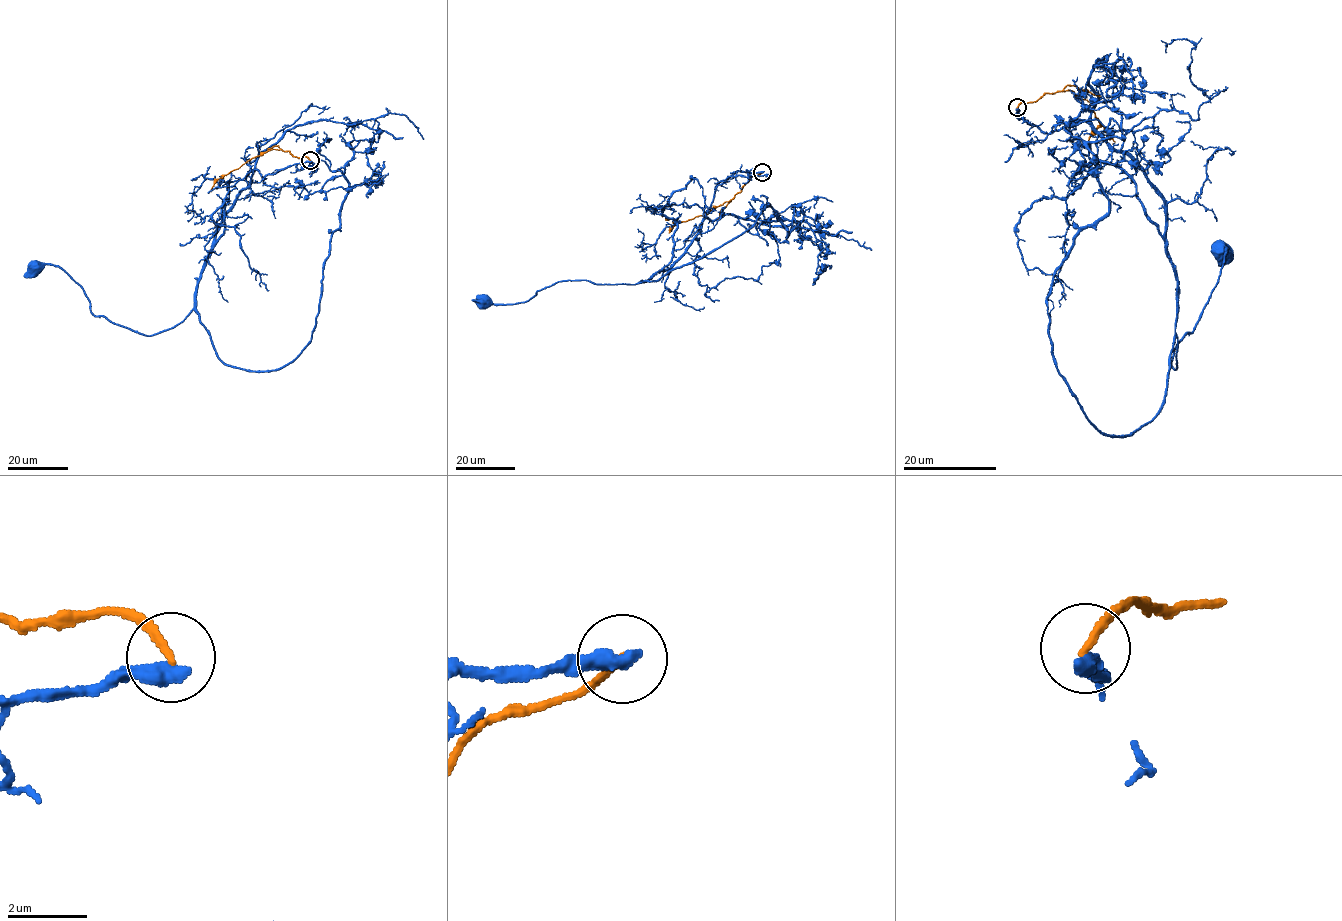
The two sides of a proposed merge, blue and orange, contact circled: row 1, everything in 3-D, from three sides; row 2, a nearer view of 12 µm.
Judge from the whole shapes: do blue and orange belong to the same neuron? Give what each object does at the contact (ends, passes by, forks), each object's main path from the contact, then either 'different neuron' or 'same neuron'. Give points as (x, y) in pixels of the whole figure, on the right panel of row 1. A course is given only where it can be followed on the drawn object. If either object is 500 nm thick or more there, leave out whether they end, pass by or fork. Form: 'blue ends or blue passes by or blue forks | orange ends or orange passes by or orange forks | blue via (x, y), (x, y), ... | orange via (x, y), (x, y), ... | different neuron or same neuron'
blue ends | orange ends | blue via (1017, 108), (1046, 133), (1083, 120), (1162, 198), (1176, 278), (1175, 369), (1176, 345), (1218, 282), (1219, 248) | orange via (1017, 108), (1044, 94), (1071, 90), (1090, 102), (1100, 124), (1089, 137), (1088, 148) | different neuron

